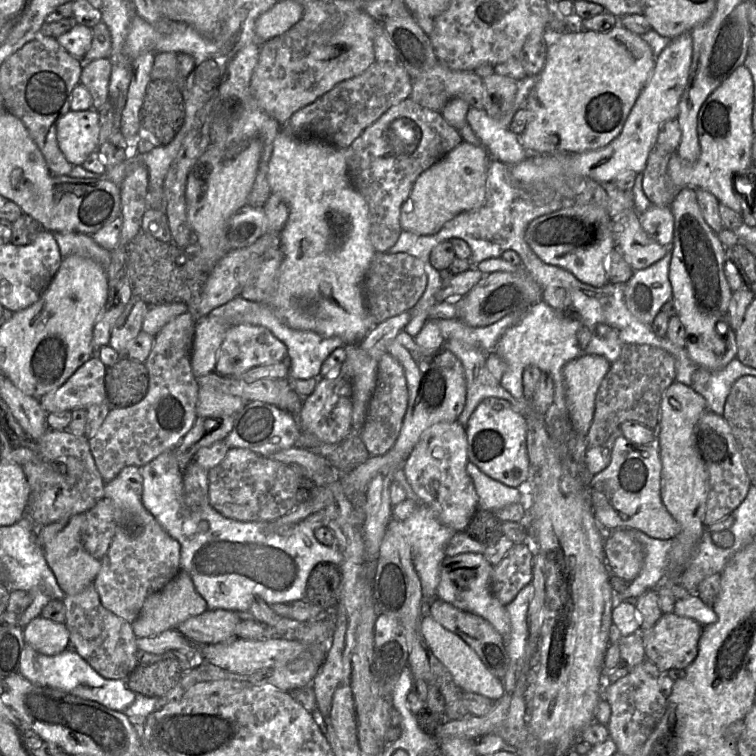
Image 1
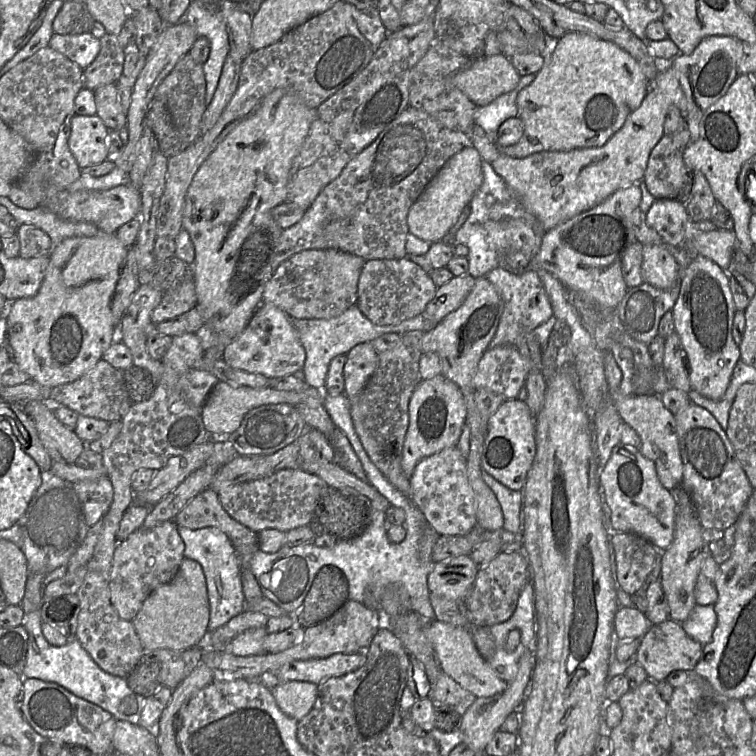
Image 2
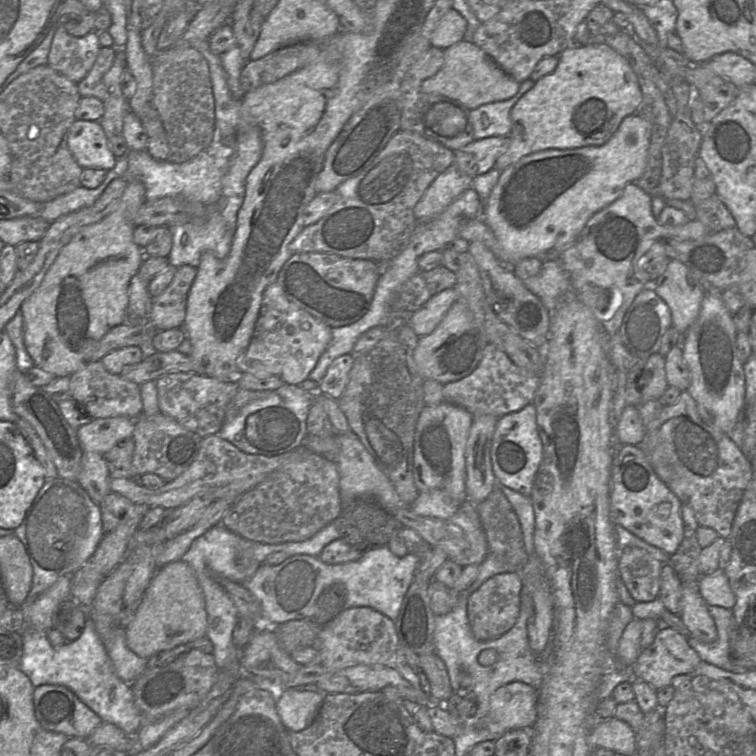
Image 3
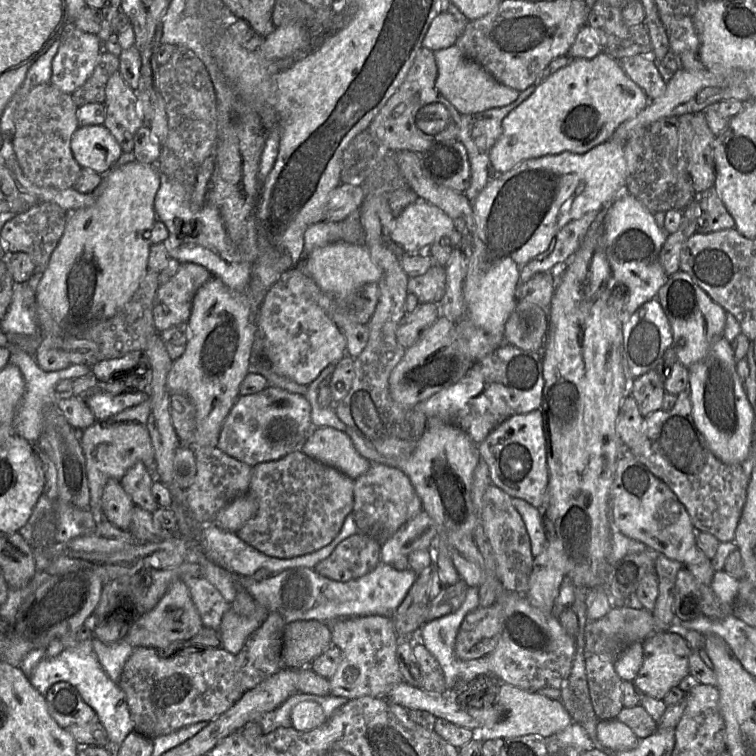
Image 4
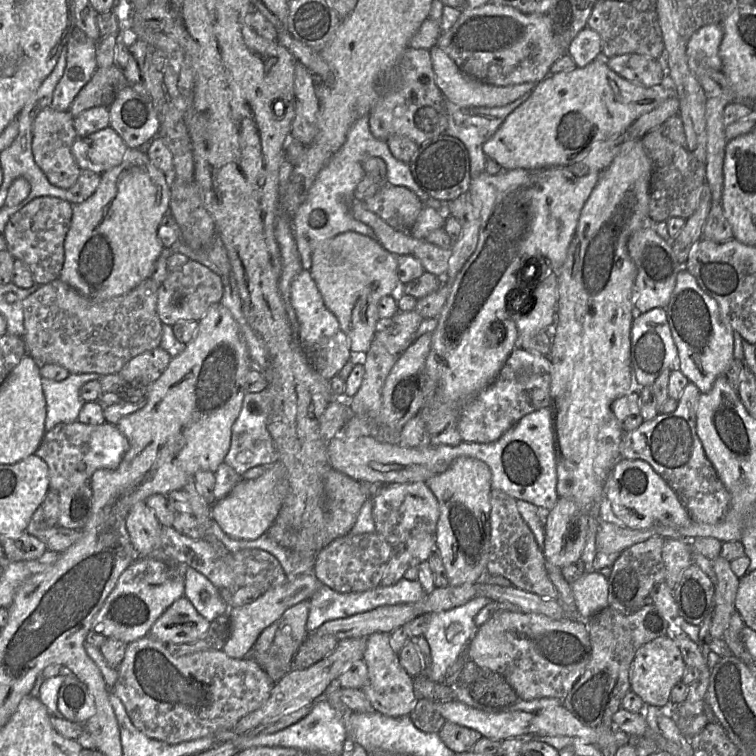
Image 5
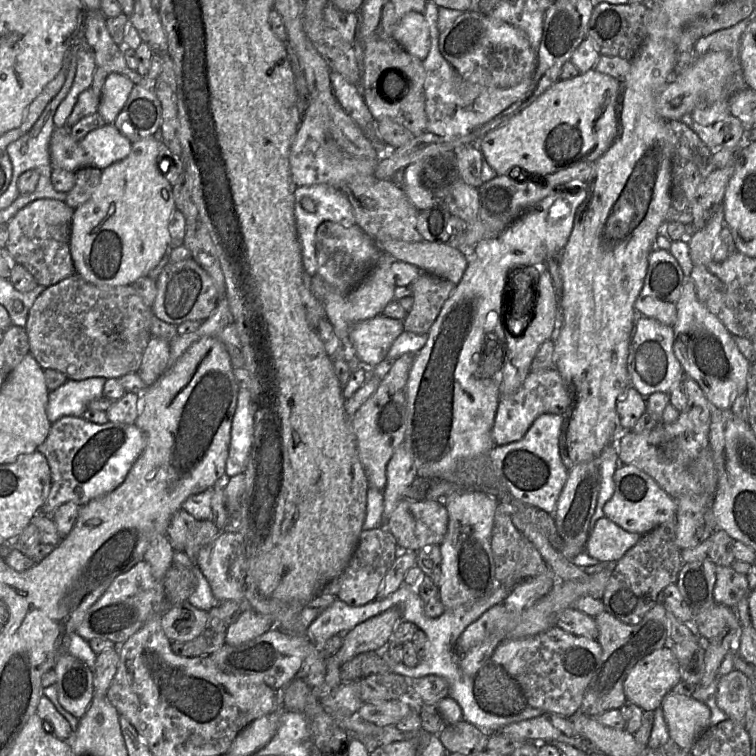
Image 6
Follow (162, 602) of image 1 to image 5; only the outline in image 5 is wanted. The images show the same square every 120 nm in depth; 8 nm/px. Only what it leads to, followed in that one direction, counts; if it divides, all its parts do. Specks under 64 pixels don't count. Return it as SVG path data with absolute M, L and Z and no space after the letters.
M182 596L158 618L149 635L166 645L193 643L206 635L210 624L191 601Z

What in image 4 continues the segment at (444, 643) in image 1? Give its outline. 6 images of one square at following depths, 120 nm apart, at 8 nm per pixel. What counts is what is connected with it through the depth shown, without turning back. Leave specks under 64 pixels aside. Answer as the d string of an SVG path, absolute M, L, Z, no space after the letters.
M507 683L500 684L496 705L505 710L504 719L493 726L473 729L474 740L480 742L489 739L505 740L527 734L535 734L548 740L573 723L571 715L560 700L553 700L542 693L529 692Z

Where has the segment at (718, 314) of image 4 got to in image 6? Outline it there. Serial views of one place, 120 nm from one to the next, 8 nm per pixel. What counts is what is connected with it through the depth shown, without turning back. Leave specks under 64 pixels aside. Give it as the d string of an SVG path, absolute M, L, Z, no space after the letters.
M685 275L673 330L674 353L685 375L699 384L716 410L730 410L736 397L746 393L751 363L740 352L734 335L700 302L694 281Z

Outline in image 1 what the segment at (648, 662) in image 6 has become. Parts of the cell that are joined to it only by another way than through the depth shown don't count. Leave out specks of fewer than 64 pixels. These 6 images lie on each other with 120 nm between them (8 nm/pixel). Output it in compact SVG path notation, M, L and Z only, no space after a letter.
M675 612L663 613L650 630L641 632L646 659L655 664L662 674L673 668L685 669L697 656L703 629L691 618L678 616Z

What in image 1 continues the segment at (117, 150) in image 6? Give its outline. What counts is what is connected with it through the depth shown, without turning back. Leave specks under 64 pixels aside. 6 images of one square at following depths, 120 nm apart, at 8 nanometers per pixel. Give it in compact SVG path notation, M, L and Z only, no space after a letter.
M95 109L68 111L58 120L56 129L59 148L73 166L82 166L91 153L98 151L100 124Z

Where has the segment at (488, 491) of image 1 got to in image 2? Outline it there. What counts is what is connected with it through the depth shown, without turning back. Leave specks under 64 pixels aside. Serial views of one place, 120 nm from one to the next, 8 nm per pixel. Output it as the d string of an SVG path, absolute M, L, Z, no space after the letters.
M483 469L482 478L500 503L504 528L512 533L522 532L523 491L506 487Z

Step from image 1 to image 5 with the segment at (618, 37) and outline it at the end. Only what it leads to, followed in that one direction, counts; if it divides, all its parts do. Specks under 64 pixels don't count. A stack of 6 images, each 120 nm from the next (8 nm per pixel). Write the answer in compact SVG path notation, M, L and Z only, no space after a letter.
M596 58L585 67L549 74L537 83L529 99L511 112L494 135L484 143L483 151L487 158L505 170L574 164L582 160L595 145L620 134L641 115L650 112L674 94L668 86L644 87L629 81L611 70L606 60Z

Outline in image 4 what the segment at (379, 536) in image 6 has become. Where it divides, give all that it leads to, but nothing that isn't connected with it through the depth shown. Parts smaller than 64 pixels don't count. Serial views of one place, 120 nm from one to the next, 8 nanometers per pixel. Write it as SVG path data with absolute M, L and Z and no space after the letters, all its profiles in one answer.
M357 533L341 541L314 569L318 574L334 581L358 579L382 561L381 543L364 533Z

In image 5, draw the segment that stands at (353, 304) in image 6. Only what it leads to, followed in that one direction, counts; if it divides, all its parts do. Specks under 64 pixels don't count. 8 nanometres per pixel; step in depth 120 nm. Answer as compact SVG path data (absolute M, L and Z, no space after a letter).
M349 231L318 243L312 252L312 266L309 270L321 293L326 307L336 316L340 327L347 335L353 355L363 356L371 346L378 326L378 302L387 295L399 292L397 256L386 250L376 238Z

